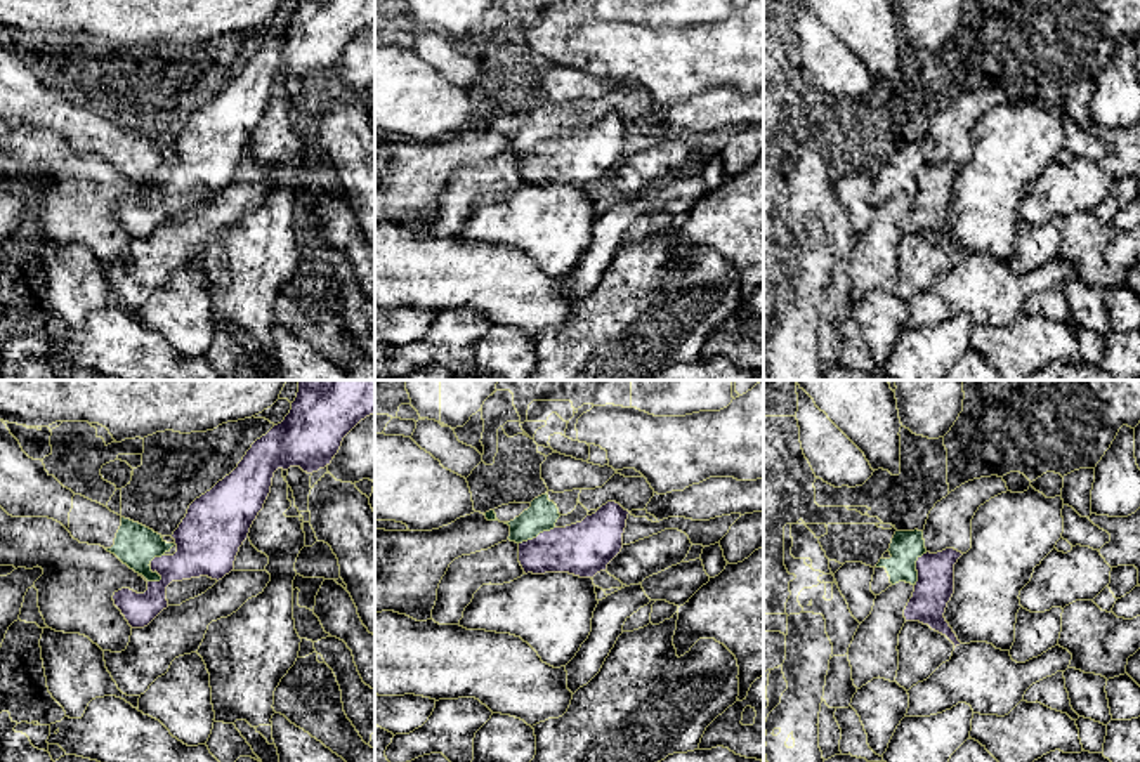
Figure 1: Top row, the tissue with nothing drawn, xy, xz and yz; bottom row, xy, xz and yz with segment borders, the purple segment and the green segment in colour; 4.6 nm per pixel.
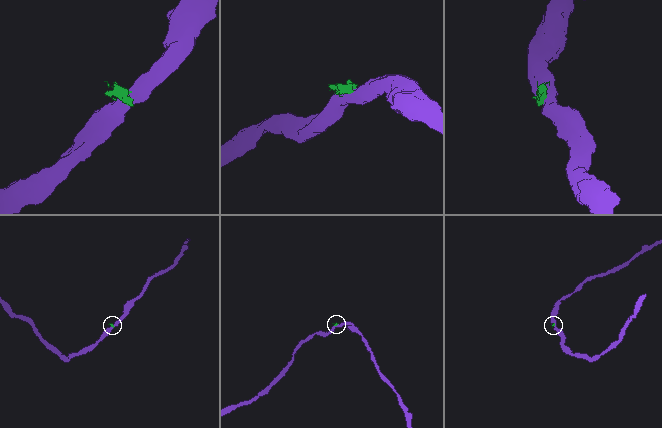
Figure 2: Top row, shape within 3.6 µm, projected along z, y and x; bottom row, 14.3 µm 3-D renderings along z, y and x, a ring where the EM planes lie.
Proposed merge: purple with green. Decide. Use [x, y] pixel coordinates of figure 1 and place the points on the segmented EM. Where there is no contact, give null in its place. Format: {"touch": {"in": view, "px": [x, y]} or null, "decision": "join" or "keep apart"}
{"touch": {"in": "xy", "px": [157, 571]}, "decision": "keep apart"}

